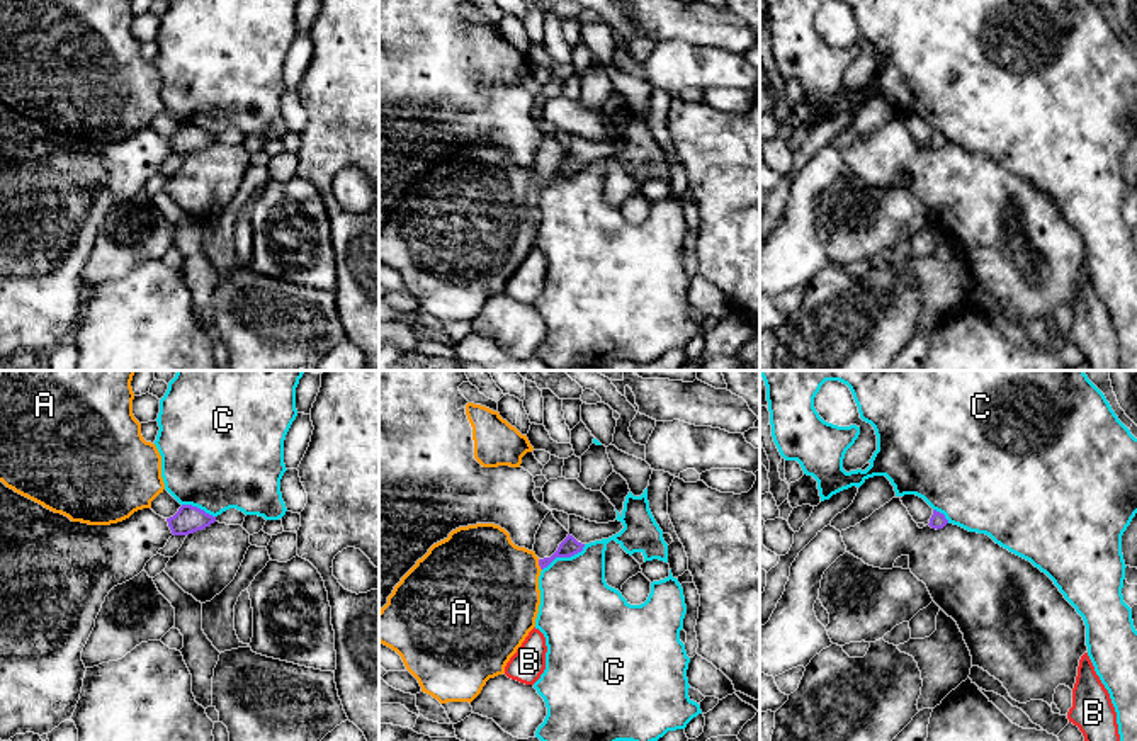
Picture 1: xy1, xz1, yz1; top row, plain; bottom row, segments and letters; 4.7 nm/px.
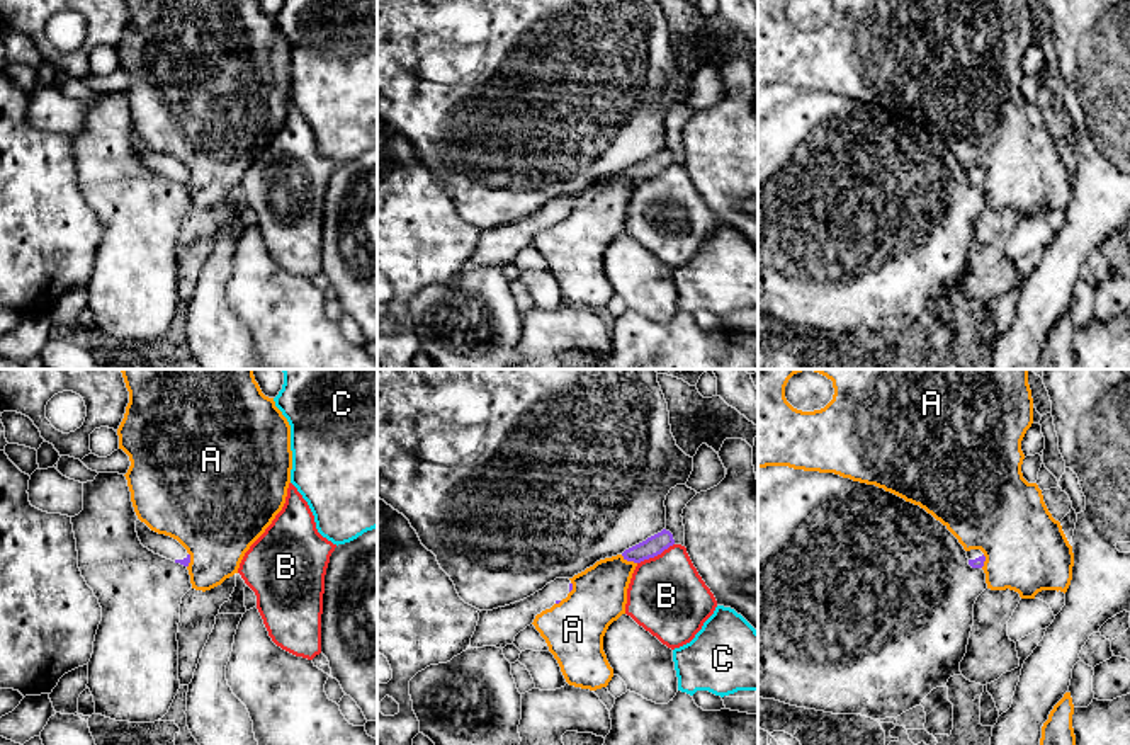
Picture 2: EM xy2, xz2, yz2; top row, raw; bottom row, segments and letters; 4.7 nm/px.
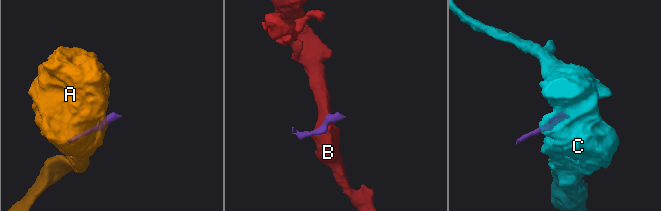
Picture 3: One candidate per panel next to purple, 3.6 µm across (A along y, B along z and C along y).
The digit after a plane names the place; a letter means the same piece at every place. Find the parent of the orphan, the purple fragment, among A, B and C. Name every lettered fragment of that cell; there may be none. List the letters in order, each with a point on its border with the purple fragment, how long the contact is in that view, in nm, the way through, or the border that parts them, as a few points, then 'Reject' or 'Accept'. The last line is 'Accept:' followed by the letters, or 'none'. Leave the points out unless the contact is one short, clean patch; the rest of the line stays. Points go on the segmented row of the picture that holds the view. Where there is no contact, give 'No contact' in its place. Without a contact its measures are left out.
A: Touches purple at xz2 (629, 560). Shared border 90 nm. Reject
B: Touches purple at xz2 (655, 555). Shared border 200 nm. Boundary: xz2 (673, 543), (638, 563). Reject
C: Touches purple at xz1 (565, 556). Shared border 240 nm. Boundary: xz1 (585, 544), (570, 556), (556, 556), (543, 570). Reject
Accept: none

